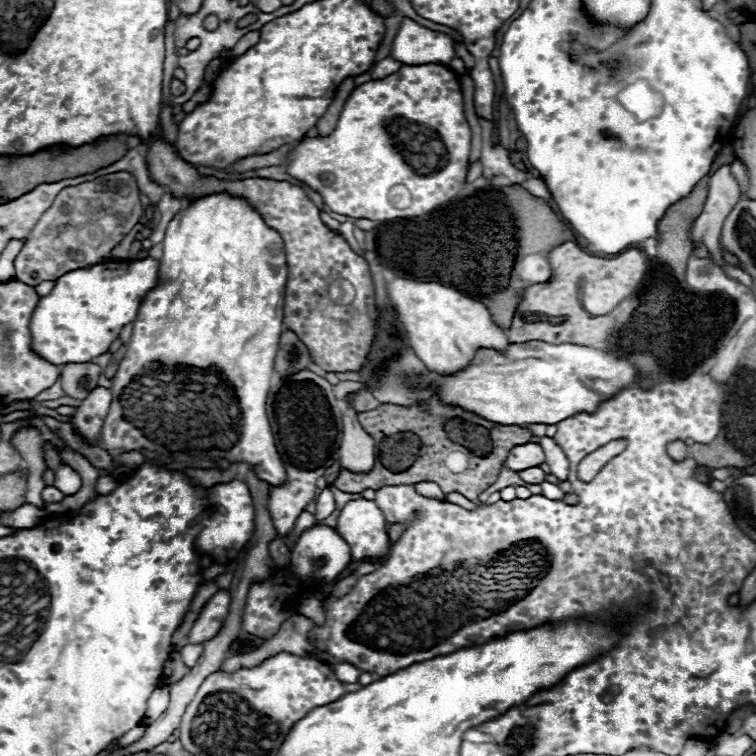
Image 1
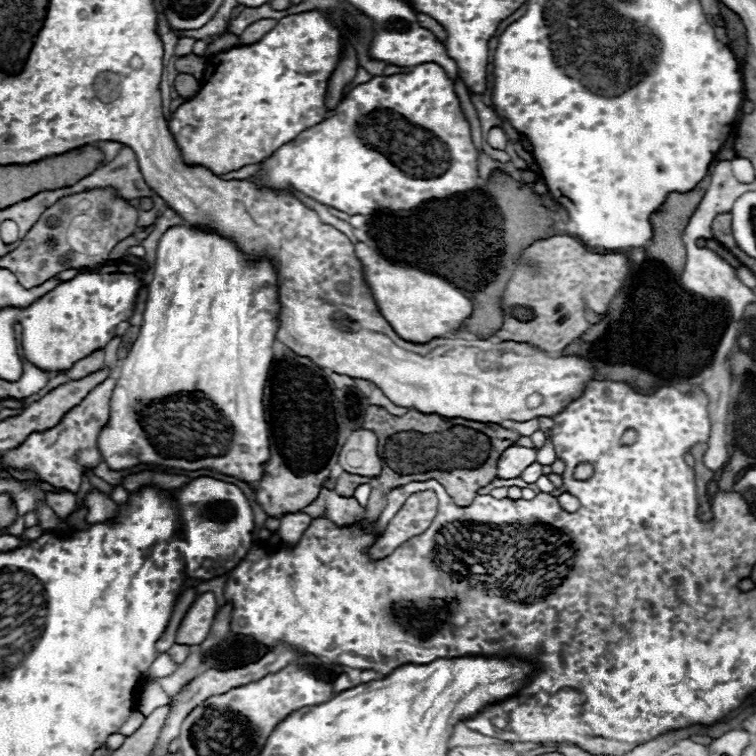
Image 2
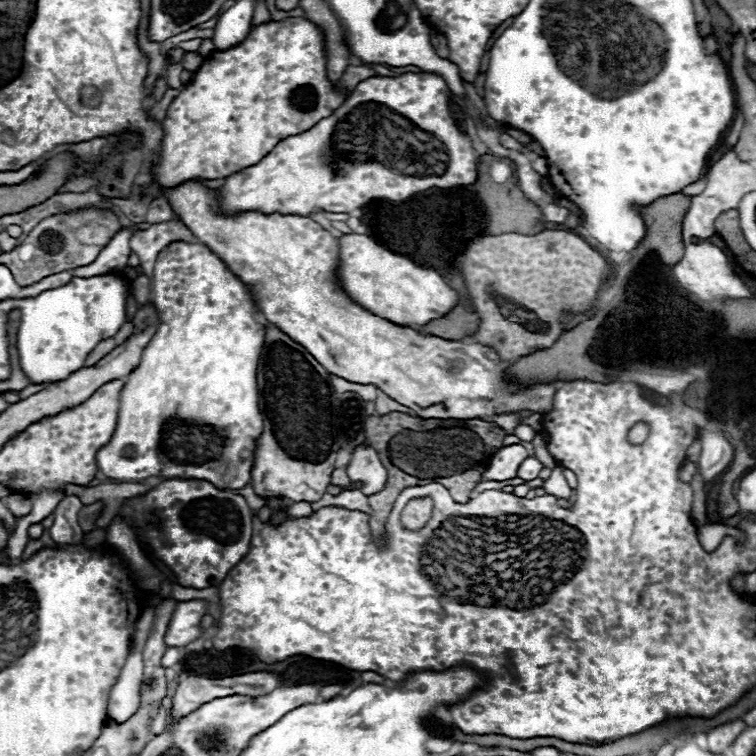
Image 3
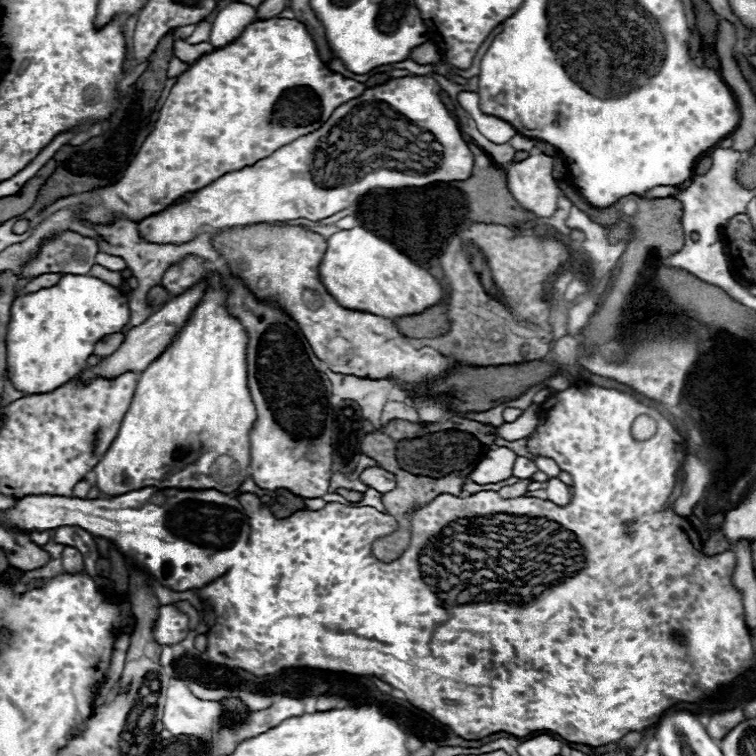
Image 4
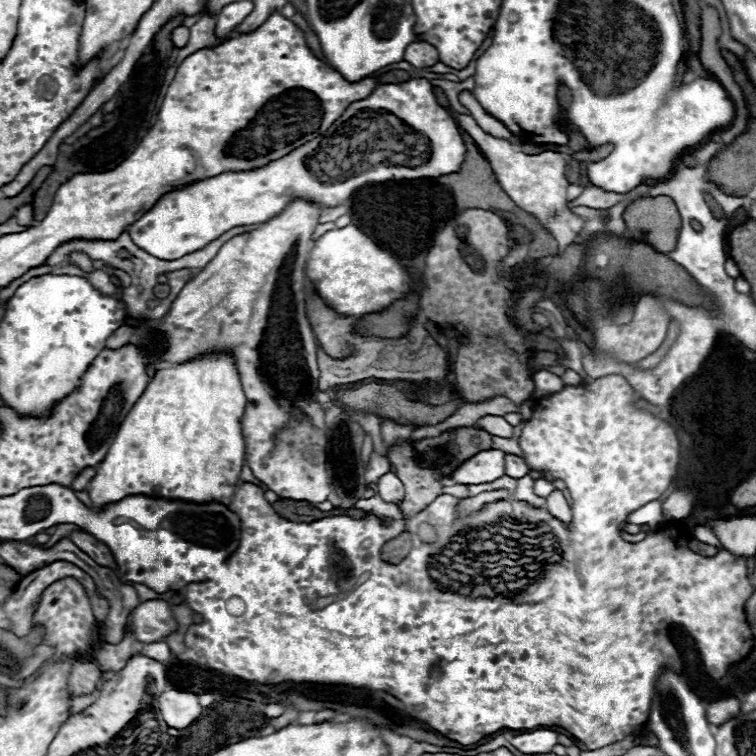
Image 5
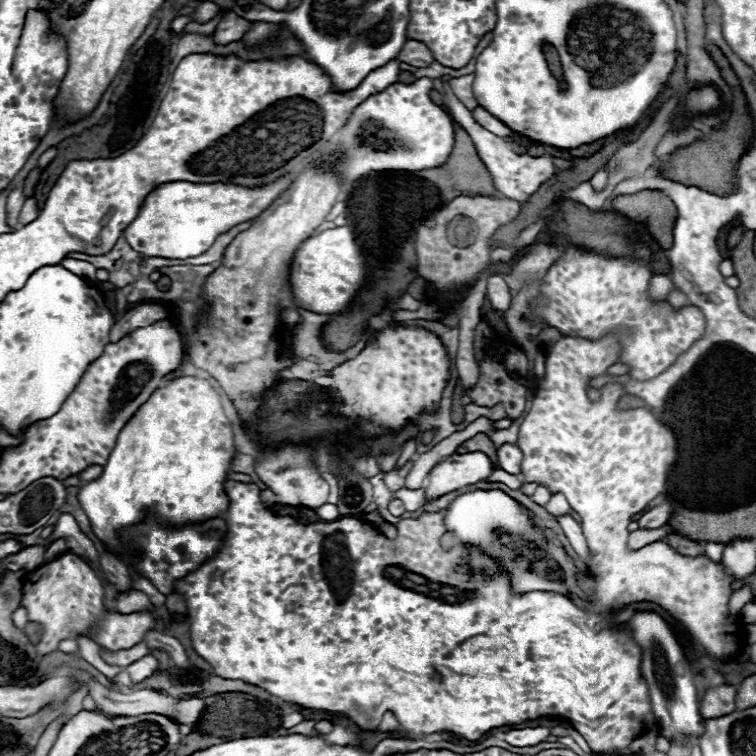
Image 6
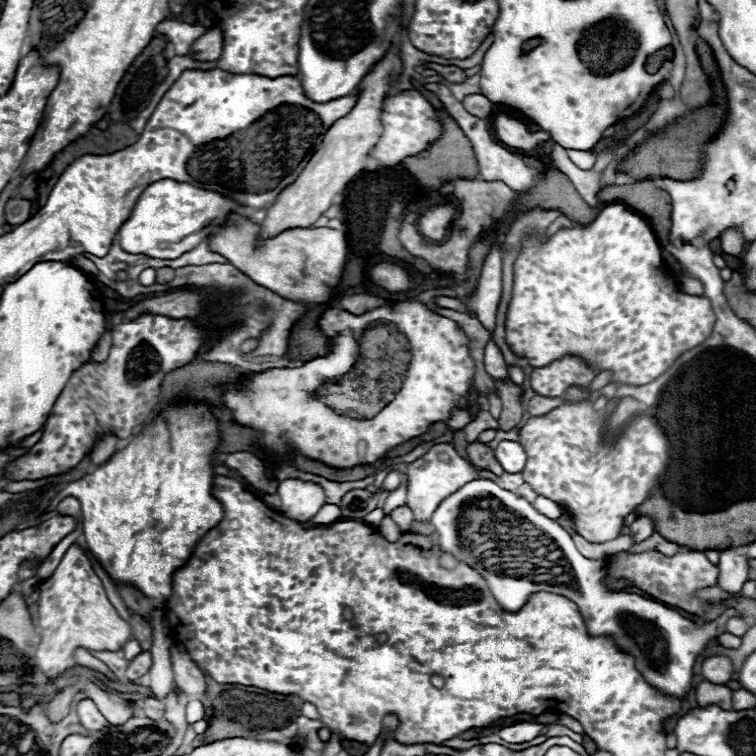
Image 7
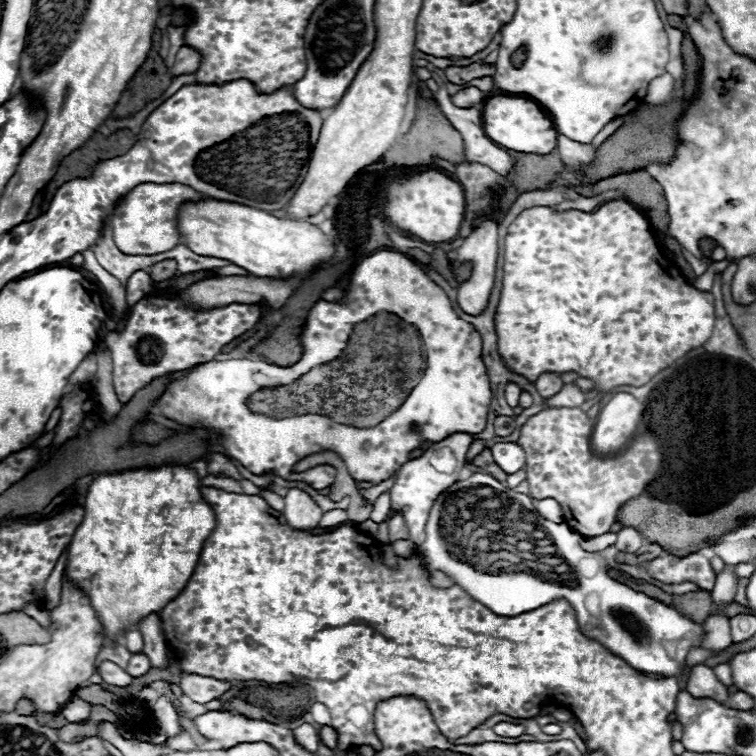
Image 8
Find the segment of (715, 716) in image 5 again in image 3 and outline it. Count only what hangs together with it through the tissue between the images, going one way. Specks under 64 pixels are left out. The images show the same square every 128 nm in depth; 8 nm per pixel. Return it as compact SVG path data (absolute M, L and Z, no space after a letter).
M736 720L736 722L730 722L730 724L724 724L724 726L714 728L708 734L708 750L712 754L724 754L746 728L748 726L742 720Z

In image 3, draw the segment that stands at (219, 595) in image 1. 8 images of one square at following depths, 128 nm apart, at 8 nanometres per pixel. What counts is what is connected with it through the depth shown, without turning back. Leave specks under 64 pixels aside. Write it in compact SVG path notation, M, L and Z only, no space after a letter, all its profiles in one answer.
M188 600L188 602L178 602L172 620L168 624L166 632L166 644L168 646L186 646L200 638L202 628L200 620L206 614L206 602L204 600Z

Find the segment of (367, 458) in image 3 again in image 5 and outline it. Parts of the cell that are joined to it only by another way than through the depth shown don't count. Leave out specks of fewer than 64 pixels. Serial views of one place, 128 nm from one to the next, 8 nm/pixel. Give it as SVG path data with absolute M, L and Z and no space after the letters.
M388 472L388 474L380 476L378 482L376 482L376 486L378 486L378 494L386 502L394 502L396 504L404 496L404 484L398 480L398 476L394 472Z

